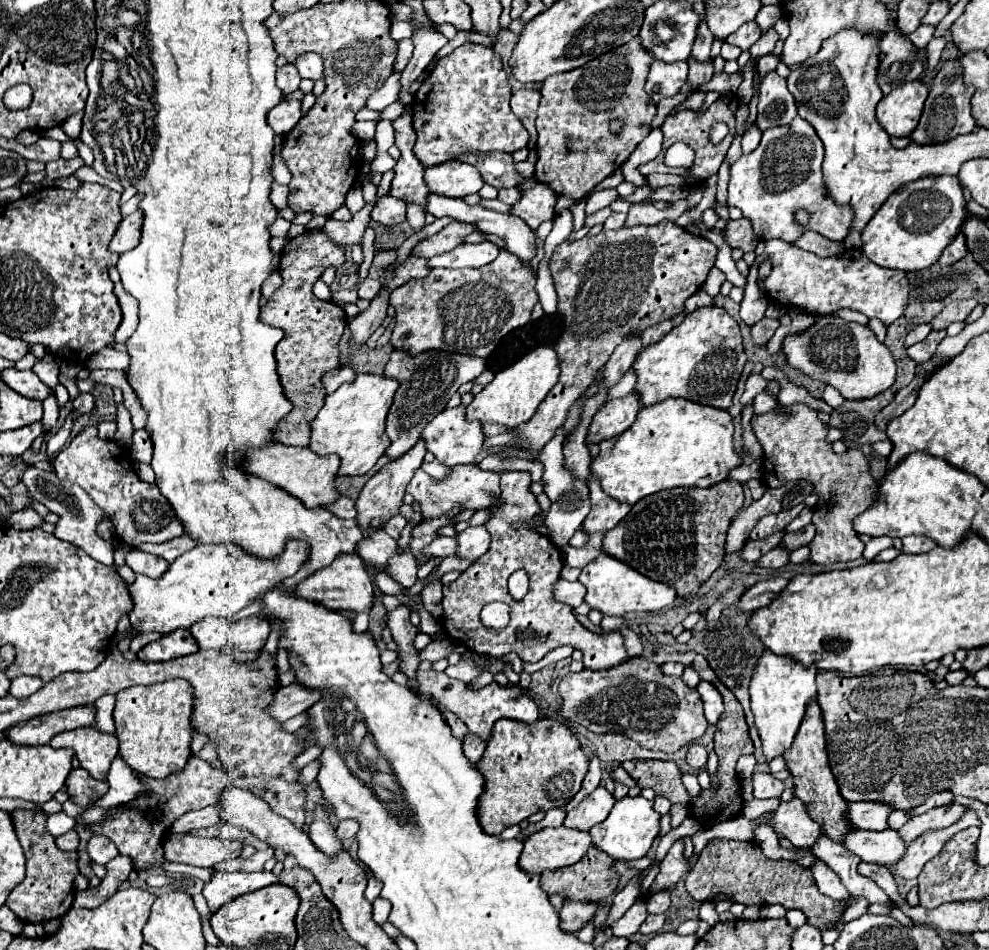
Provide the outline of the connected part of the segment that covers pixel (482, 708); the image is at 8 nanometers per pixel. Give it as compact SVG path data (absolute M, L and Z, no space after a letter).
M423 660L419 666L419 692L423 696L437 698L441 706L445 706L453 714L457 714L467 724L467 728L473 734L477 734L481 740L489 740L493 724L501 718L513 718L513 720L521 720L525 724L531 724L539 718L539 708L535 706L535 702L529 696L523 694L523 688L519 688L519 686L501 688L497 682L493 682L491 686L485 686L485 688L473 692L467 688L467 684L449 678L445 672L431 670L431 662L427 662L427 660Z

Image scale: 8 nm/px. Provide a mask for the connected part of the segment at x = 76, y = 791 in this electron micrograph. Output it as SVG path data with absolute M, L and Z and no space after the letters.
M83 768L71 770L65 786L67 786L67 792L69 792L69 800L75 802L81 808L95 804L99 798L103 798L107 794L107 788L109 788L107 782L95 780Z

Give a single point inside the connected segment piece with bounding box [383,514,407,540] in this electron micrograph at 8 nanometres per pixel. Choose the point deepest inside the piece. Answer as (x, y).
(395, 525)

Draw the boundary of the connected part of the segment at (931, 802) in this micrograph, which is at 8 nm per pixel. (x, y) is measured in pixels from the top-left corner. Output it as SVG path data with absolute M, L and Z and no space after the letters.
M939 792L939 794L933 794L925 804L921 804L921 806L917 806L917 808L913 808L911 812L909 812L909 816L917 816L917 814L923 814L923 812L927 812L927 810L931 810L931 808L935 808L935 806L947 806L945 802L951 802L953 800L953 796L951 796L951 792L947 794L943 794L943 792Z

